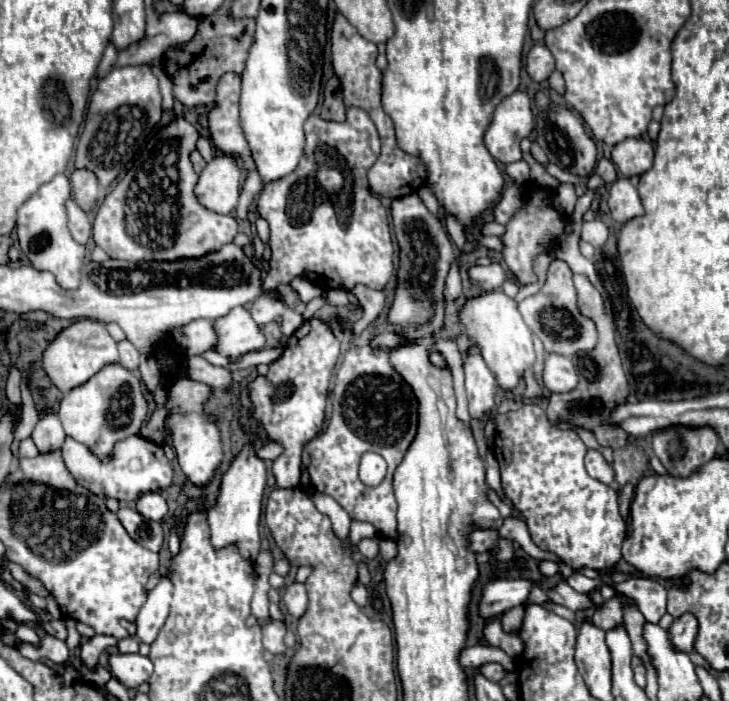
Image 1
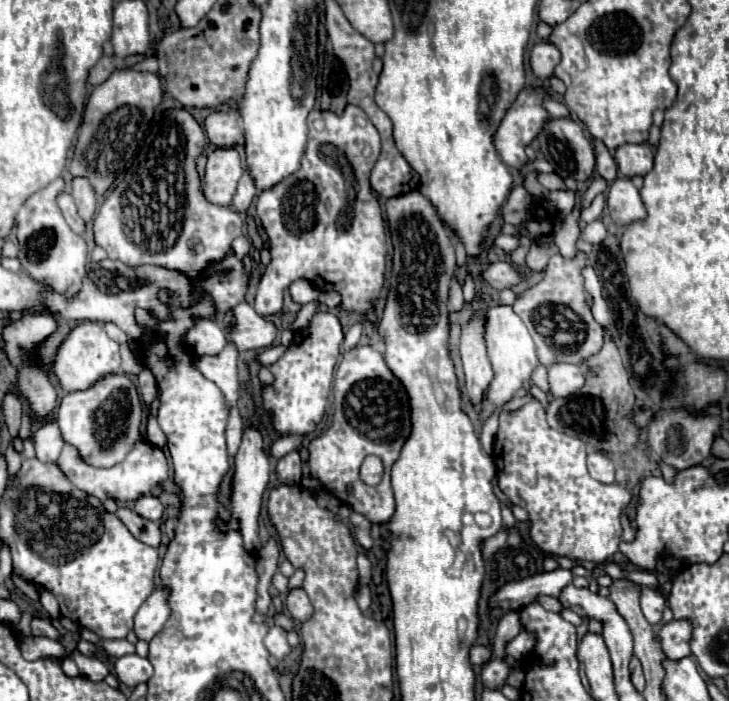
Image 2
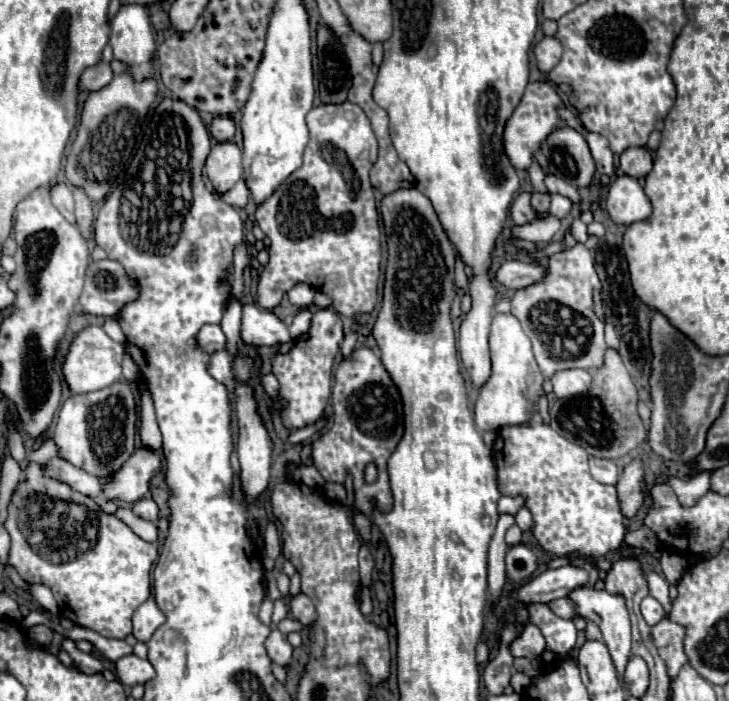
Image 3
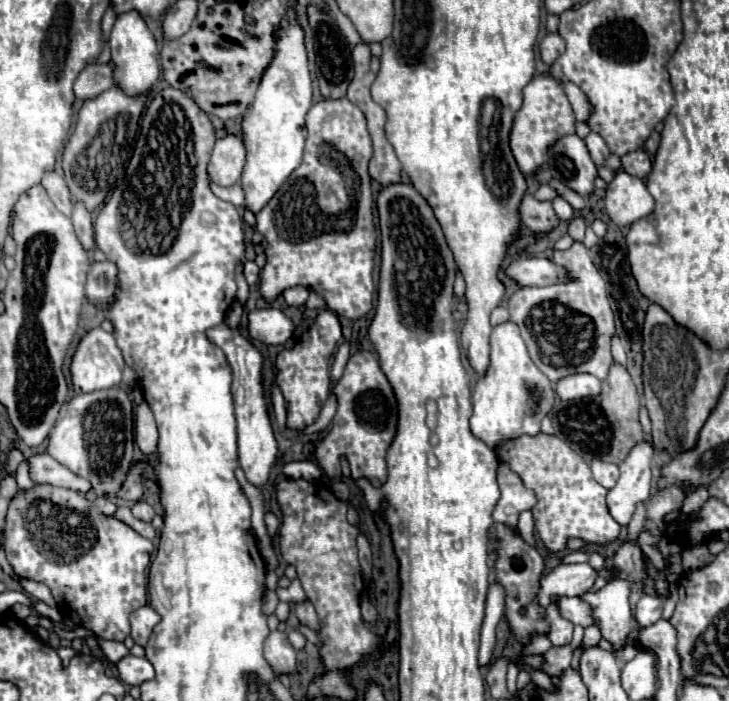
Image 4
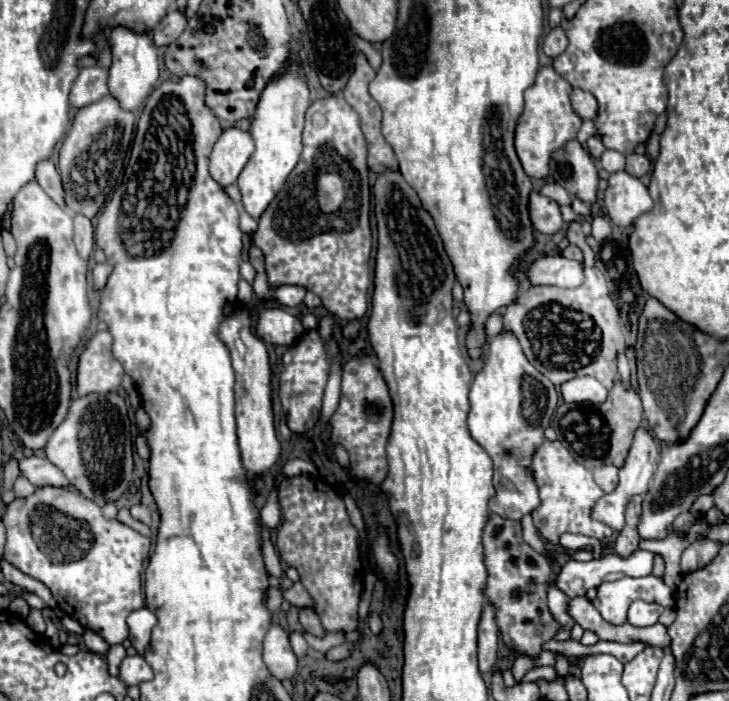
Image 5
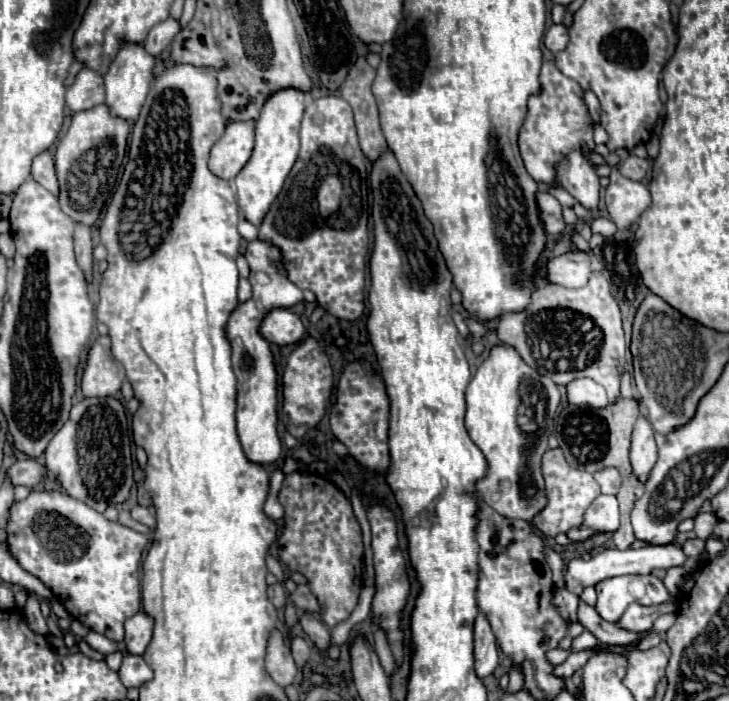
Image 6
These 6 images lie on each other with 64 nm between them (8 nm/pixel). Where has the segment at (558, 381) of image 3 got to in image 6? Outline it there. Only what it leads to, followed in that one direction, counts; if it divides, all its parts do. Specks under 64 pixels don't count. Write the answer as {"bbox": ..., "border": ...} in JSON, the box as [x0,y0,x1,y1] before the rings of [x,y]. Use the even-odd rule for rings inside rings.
{"bbox":[568,378,608,408],"border":[[[590,378],[570,382],[568,384],[568,400],[570,400],[570,404],[576,404],[576,406],[590,406],[590,408],[608,406],[606,390]]]}

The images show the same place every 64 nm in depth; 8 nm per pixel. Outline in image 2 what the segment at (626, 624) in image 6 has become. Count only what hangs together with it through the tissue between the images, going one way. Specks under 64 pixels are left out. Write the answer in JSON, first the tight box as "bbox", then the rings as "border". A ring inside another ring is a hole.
{"bbox":[640,588,664,626],"border":[[[642,588],[642,600],[640,600],[642,612],[646,616],[646,620],[656,626],[662,620],[662,610],[664,610],[664,598],[662,598],[662,590],[650,590],[650,588]]]}

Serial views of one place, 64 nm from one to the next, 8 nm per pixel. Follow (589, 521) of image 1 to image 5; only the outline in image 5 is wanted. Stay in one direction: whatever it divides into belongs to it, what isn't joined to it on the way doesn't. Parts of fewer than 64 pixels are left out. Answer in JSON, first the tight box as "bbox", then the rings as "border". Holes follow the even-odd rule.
{"bbox":[532,440,614,544],"border":[[[546,440],[542,444],[542,448],[534,454],[532,472],[534,478],[538,480],[540,500],[542,500],[542,504],[532,512],[532,520],[544,540],[558,544],[558,538],[564,532],[582,534],[598,540],[612,536],[614,532],[612,528],[606,528],[606,524],[598,524],[596,520],[590,520],[590,508],[604,492],[598,488],[598,484],[594,484],[592,472],[582,468],[580,464],[574,464],[574,460],[570,460],[570,452],[558,440],[556,442]]]}

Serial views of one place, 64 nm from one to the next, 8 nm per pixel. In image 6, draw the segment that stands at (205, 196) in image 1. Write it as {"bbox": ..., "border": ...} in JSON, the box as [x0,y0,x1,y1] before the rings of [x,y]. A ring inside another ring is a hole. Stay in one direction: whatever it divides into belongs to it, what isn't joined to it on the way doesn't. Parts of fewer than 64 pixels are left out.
{"bbox":[210,120,254,180],"border":[[[254,120],[230,122],[210,152],[210,170],[224,180],[236,178],[254,148]]]}

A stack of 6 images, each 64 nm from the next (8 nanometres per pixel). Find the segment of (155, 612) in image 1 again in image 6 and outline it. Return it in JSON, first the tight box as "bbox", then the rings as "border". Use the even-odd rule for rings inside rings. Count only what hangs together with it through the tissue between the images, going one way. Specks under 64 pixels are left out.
{"bbox":[124,612,152,654],"border":[[[138,612],[124,622],[124,632],[126,632],[124,636],[126,650],[130,654],[144,654],[152,638],[152,618],[146,616],[144,612]]]}

